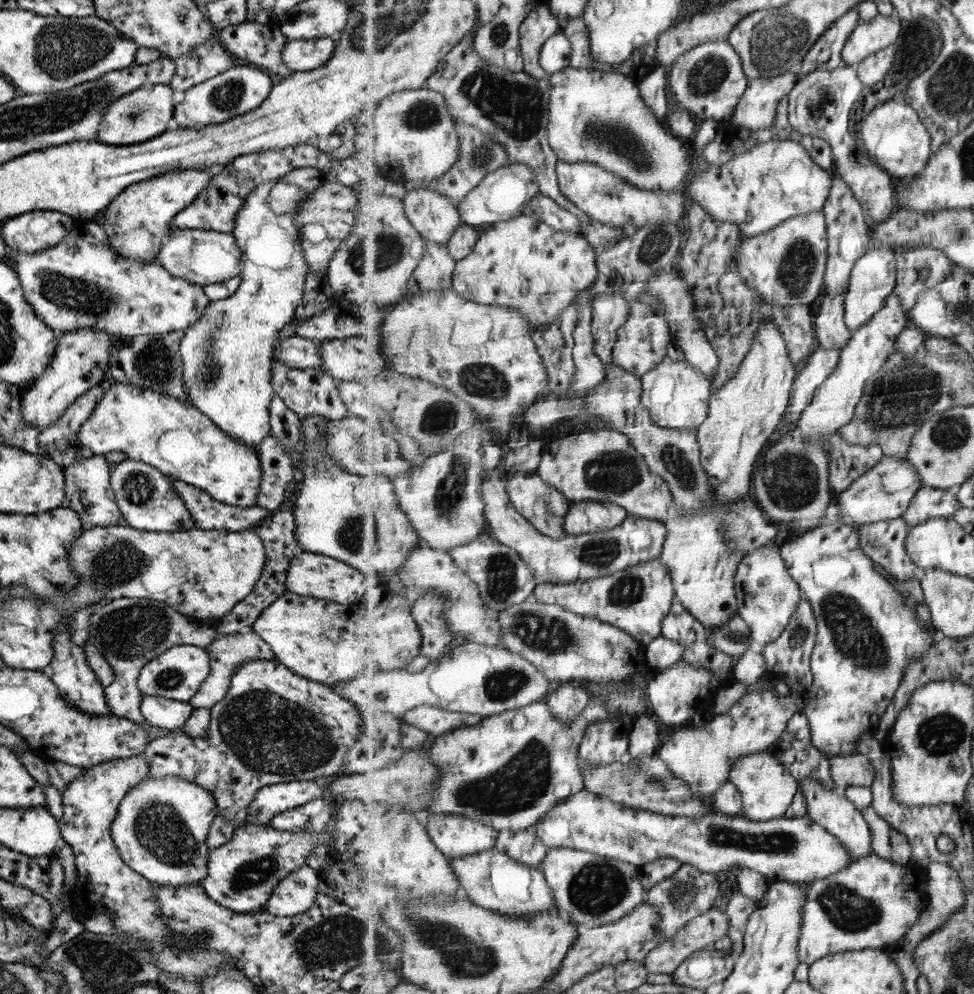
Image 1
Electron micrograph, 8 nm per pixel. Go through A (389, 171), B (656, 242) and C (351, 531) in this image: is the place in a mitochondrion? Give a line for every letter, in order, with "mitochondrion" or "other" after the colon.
A: other
B: mitochondrion
C: mitochondrion

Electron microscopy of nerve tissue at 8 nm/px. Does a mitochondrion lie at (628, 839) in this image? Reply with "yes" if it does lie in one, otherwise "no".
yes

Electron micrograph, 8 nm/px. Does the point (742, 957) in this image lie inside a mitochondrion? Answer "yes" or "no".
no

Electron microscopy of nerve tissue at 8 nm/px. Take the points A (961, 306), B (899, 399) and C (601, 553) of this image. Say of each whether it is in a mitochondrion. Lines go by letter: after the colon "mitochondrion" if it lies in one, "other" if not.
A: mitochondrion
B: mitochondrion
C: mitochondrion

